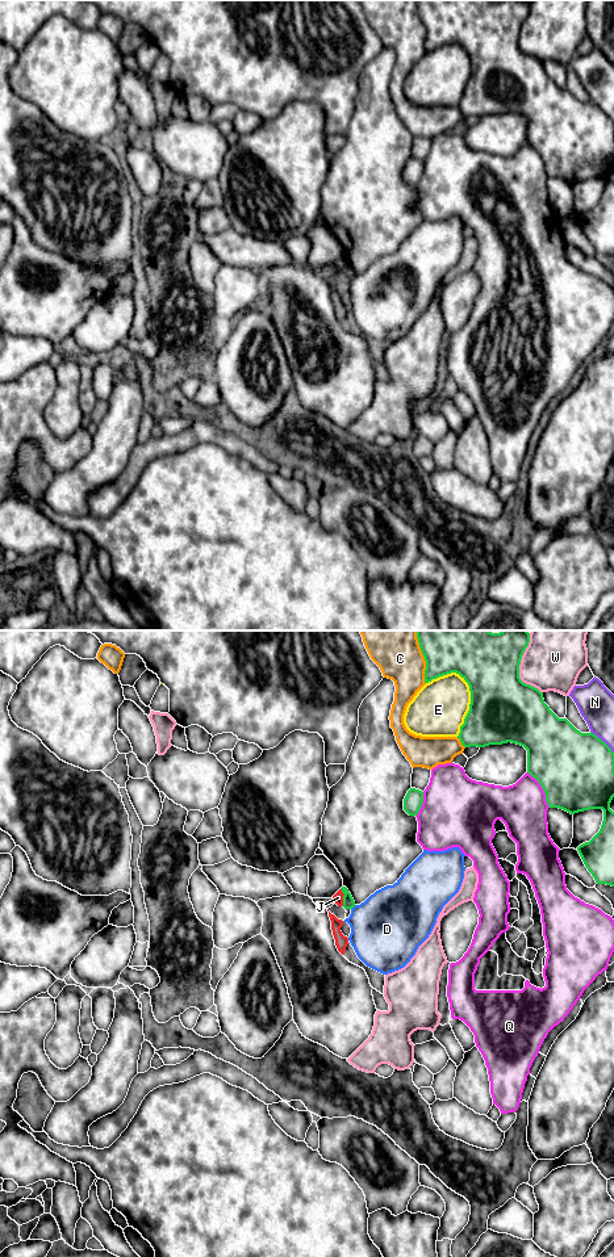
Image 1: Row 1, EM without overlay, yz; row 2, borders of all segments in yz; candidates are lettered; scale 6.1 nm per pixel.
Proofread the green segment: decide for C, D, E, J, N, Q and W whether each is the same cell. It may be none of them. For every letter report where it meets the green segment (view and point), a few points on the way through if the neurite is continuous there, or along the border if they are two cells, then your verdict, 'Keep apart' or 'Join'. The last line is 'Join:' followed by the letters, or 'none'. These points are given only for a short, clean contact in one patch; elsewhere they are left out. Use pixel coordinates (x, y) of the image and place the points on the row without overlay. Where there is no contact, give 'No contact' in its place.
C: Touches green at yz (424, 25). Keep apart
D: Touches green at yz (353, 276). Boundary: yz (355, 275), (351, 279). Keep apart
E: Touches green at yz (471, 71). Keep apart
J: Touches green at yz (343, 267). Boundary: yz (341, 258), (343, 275). Keep apart
N: Touches green at yz (602, 110). Keep apart
Q: Touches green at yz (543, 159). Keep apart
W: Touches green at yz (518, 37). Keep apart
Join: none

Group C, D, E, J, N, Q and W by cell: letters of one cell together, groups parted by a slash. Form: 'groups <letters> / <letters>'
groups C / D / E / J / N / Q / W

